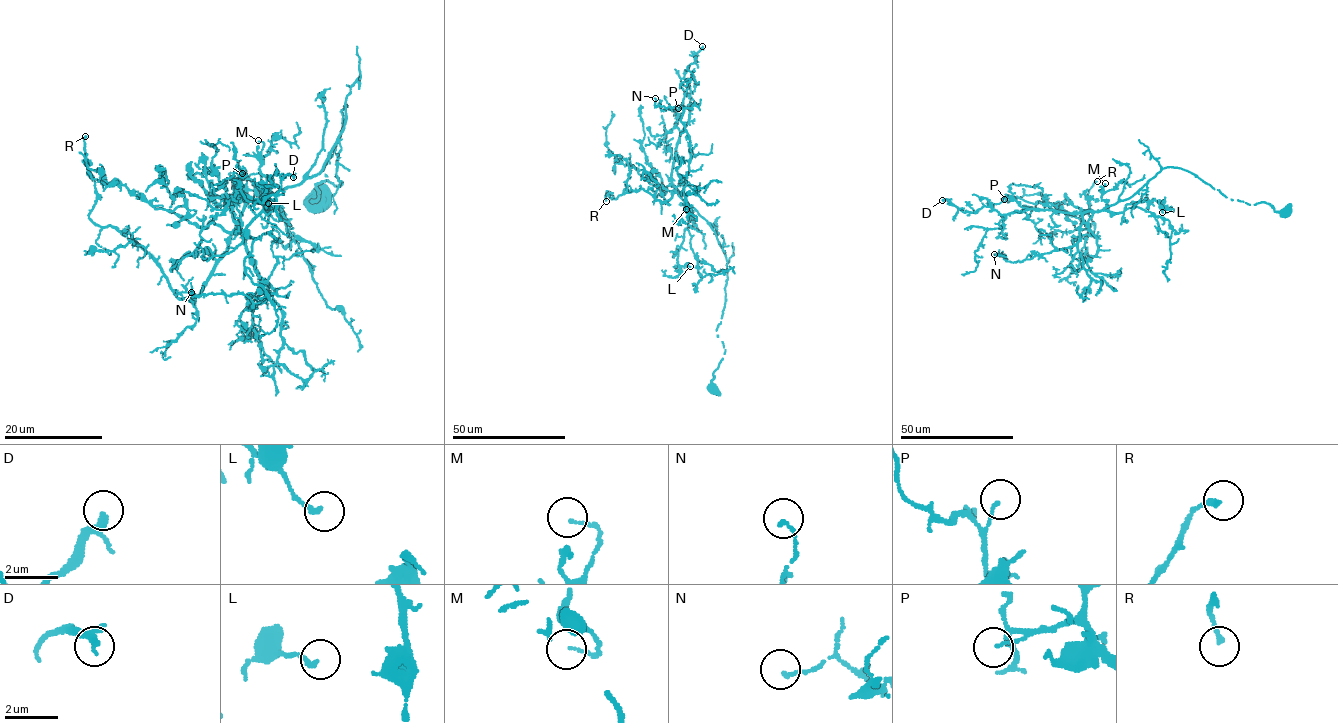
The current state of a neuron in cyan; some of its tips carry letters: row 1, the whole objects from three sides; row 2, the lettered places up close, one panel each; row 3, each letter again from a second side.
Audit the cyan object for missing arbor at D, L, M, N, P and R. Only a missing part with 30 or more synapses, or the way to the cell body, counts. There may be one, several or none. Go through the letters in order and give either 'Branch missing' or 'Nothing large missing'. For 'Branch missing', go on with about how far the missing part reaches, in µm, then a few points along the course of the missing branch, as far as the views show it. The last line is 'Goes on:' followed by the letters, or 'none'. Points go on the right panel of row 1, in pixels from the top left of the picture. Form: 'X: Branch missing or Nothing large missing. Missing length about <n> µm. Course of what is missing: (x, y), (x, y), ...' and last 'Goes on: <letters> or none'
D: Nothing large missing
L: Nothing large missing
M: Nothing large missing
N: Nothing large missing
P: Nothing large missing
R: Nothing large missing
Goes on: none

